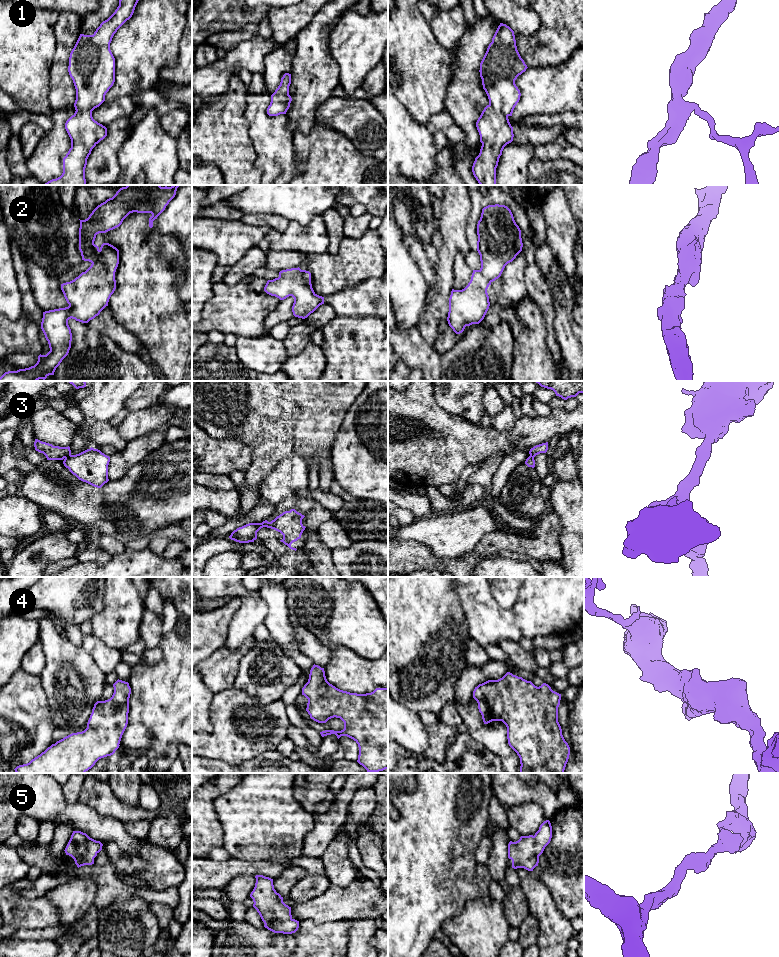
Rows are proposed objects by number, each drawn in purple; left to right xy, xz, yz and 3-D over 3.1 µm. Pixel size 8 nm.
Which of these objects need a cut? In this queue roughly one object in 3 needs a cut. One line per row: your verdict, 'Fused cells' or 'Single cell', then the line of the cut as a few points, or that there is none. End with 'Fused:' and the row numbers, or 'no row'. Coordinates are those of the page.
1: Single cell. No split
2: Single cell. No split
3: Fused cells. Split along xy (70, 454), (65, 458)
4: Single cell. No split
5: Single cell. No split
Fused: 3

